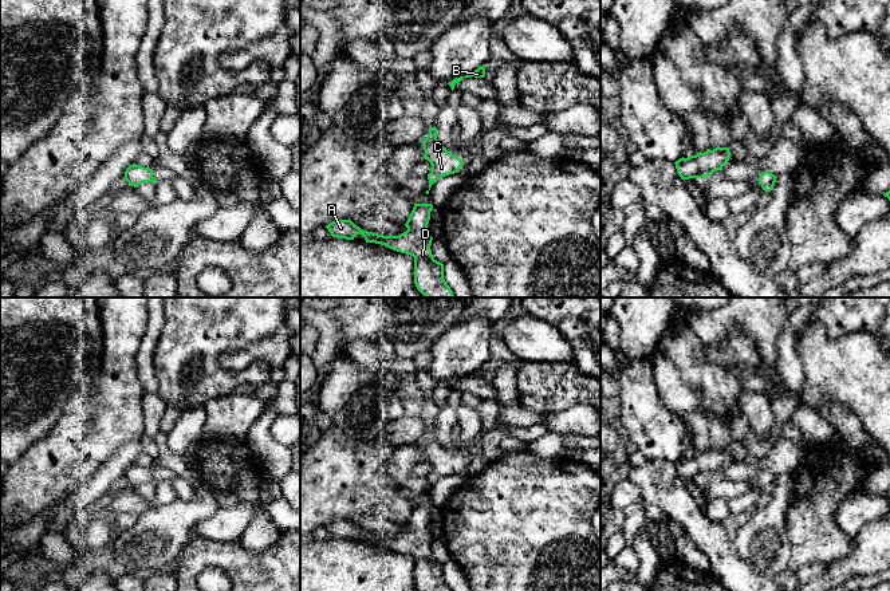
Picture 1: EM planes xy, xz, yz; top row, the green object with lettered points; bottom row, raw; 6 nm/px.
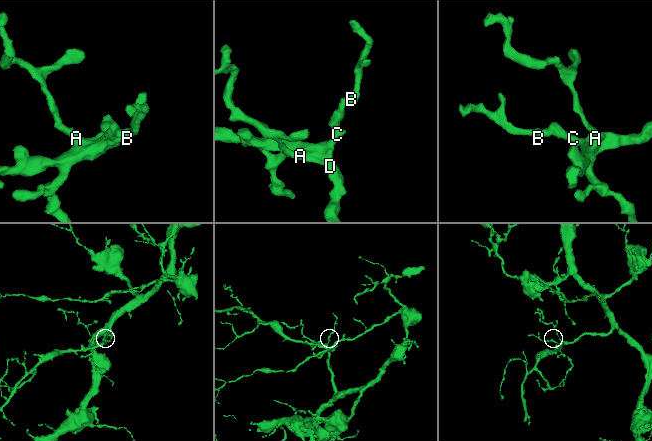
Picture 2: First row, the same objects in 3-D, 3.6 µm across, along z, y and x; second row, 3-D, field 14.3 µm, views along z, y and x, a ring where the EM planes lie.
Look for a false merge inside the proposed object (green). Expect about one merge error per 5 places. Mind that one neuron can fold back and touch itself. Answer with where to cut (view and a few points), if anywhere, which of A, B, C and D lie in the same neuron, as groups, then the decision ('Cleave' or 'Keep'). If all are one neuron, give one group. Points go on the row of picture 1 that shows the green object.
No split. Groups: A B C D. Keep

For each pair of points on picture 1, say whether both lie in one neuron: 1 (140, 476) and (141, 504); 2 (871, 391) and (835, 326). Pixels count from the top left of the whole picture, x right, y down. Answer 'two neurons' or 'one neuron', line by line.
1: two neurons
2: two neurons

